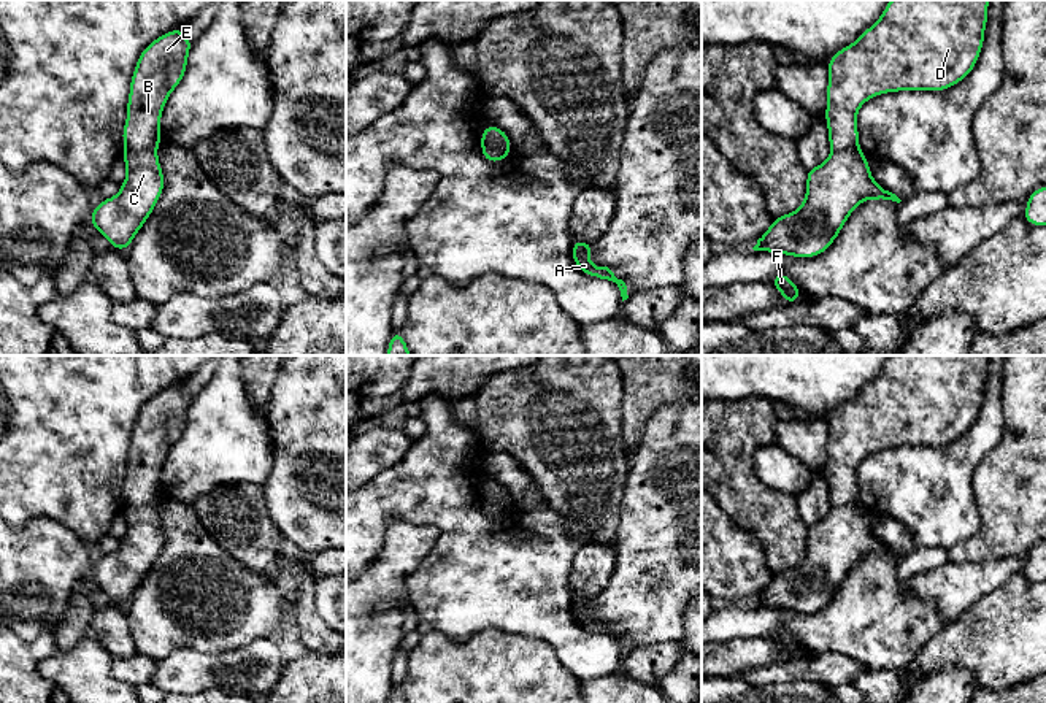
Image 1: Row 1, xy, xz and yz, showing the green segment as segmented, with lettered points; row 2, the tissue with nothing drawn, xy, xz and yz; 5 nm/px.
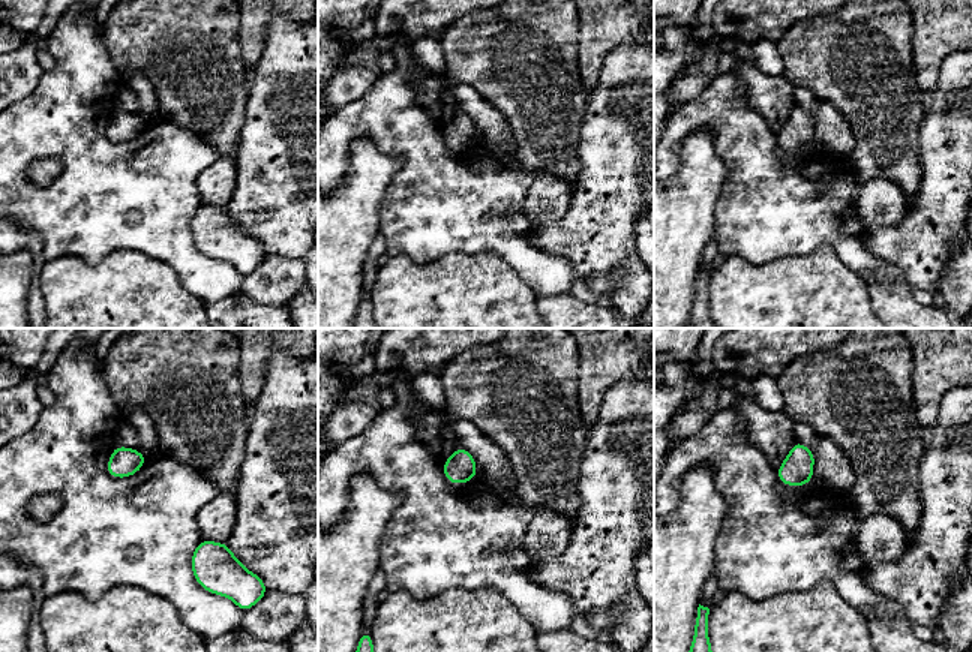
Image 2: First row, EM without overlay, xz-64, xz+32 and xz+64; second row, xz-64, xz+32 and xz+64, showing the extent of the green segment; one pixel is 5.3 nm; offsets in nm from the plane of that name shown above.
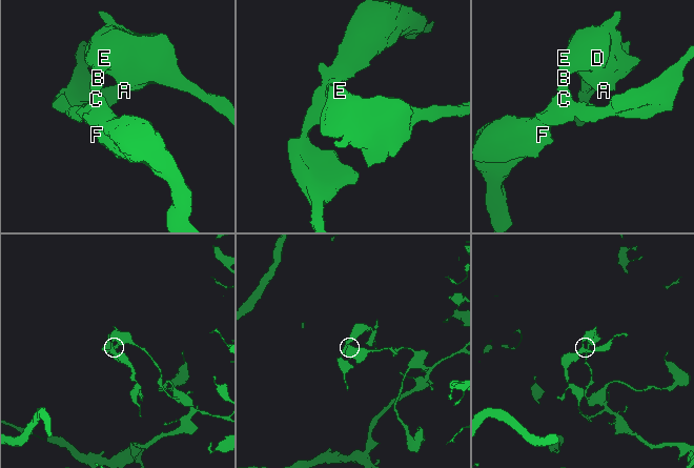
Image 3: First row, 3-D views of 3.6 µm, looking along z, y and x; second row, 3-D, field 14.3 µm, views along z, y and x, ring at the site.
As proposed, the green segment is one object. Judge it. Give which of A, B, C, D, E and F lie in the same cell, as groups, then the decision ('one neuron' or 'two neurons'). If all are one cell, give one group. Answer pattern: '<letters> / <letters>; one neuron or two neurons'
A B D E / C F; two neurons

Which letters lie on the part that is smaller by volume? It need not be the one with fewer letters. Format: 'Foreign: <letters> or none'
Foreign: C, F

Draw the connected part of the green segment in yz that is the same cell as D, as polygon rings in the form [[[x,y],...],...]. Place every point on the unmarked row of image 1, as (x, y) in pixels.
[[[890,355],[881,373],[829,419],[825,479],[832,508],[857,503],[857,467],[870,454],[898,446],[940,448],[965,435],[981,409],[989,355]]]

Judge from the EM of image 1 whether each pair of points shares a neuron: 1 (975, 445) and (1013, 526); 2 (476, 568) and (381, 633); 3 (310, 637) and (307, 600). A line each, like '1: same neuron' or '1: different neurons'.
1: different neurons
2: different neurons
3: same neuron

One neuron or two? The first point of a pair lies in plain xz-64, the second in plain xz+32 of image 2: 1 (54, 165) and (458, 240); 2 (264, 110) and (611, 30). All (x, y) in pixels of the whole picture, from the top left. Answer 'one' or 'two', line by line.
1: two
2: two

